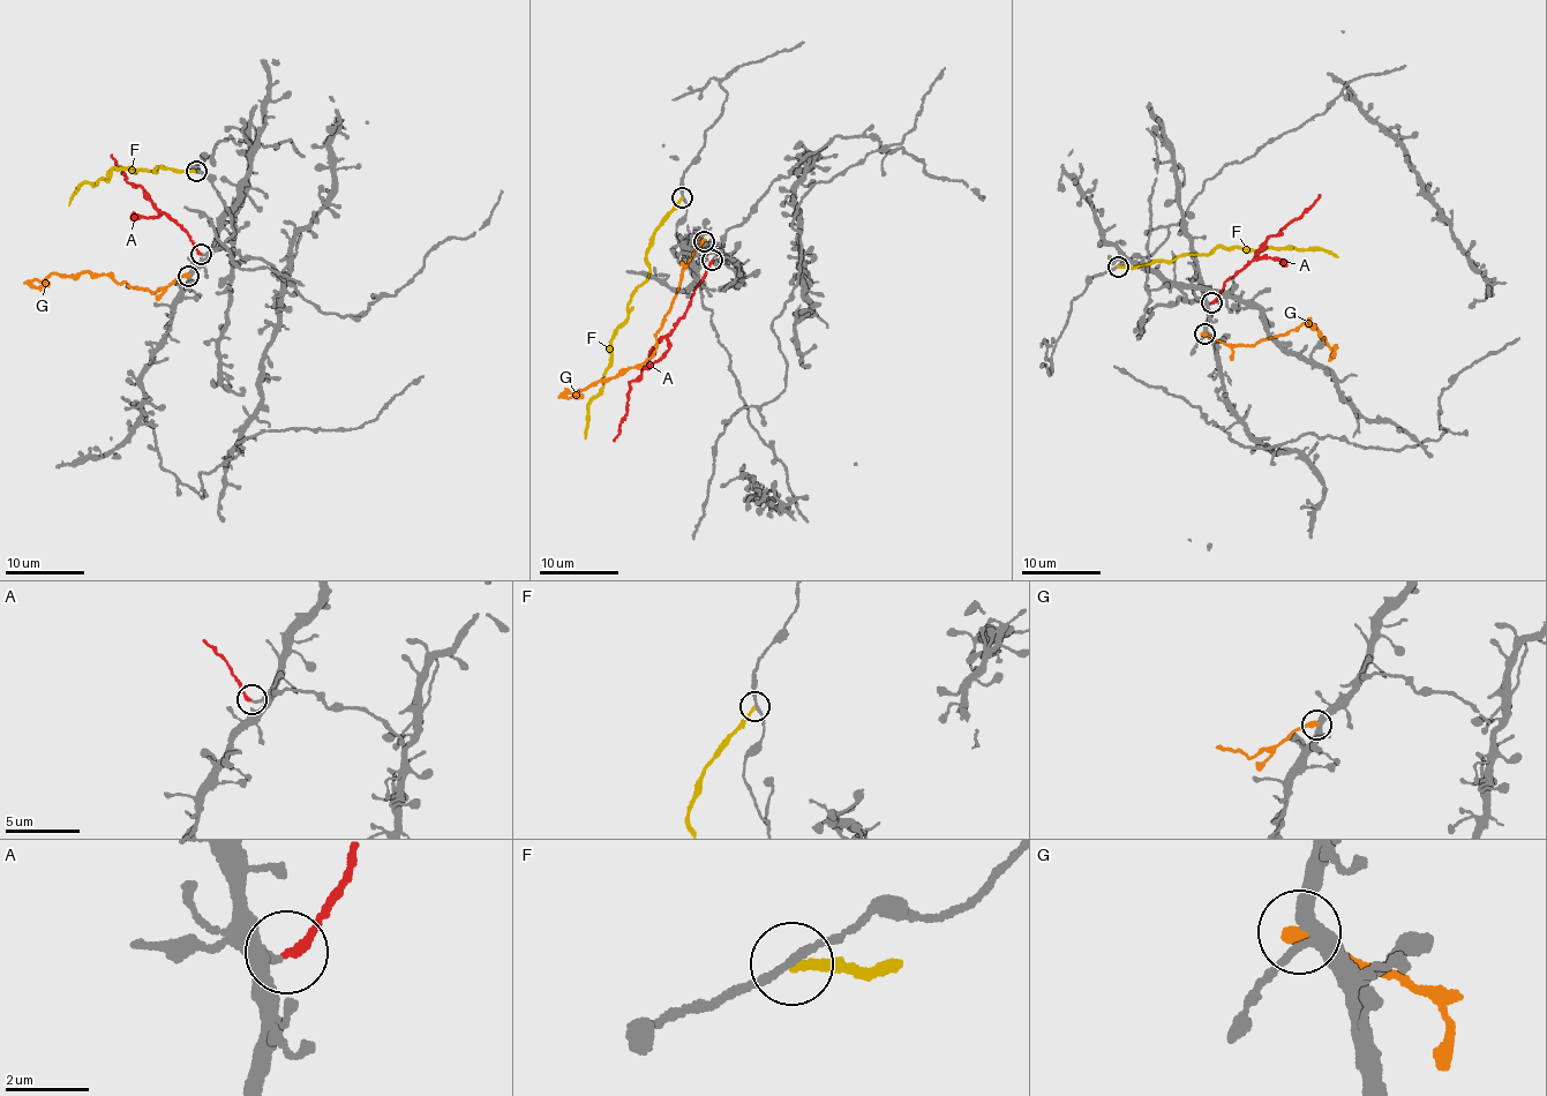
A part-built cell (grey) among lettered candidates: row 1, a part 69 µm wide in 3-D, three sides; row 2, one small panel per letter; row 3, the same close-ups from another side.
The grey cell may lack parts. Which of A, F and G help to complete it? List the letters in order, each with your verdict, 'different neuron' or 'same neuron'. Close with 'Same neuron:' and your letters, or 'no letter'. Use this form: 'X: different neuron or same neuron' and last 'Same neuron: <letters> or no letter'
A: same neuron
F: different neuron
G: different neuron
Same neuron: A

